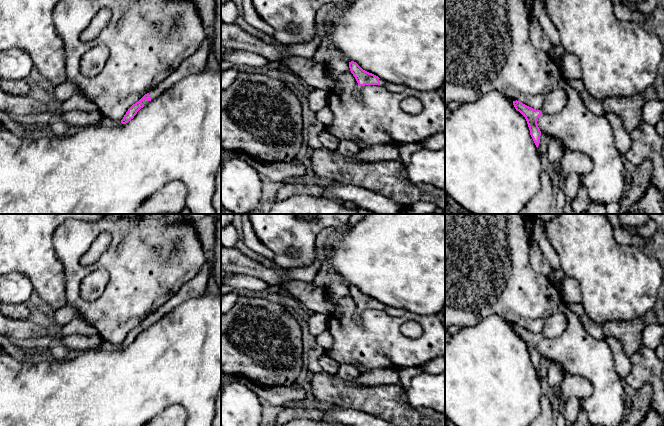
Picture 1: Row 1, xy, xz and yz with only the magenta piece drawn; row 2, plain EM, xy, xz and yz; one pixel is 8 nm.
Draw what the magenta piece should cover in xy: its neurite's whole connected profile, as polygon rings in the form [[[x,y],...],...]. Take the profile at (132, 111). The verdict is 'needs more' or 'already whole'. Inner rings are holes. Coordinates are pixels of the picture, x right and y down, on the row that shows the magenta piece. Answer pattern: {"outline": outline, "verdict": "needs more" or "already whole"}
{"outline": [[[208,31],[207,38],[203,41],[199,49],[193,53],[191,56],[186,58],[178,68],[173,71],[166,79],[161,81],[154,89],[152,89],[149,93],[145,94],[138,102],[133,104],[123,119],[121,120],[122,124],[128,123],[137,112],[147,105],[150,101],[156,99],[165,93],[170,87],[175,85],[178,81],[187,77],[191,74],[197,73],[201,71],[207,63],[207,59],[209,53],[211,51],[211,43],[212,43],[212,34]]], "verdict": "needs more"}

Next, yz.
{"outline": [[[513,101],[513,105],[517,111],[519,111],[526,119],[530,135],[538,148],[540,143],[541,131],[538,127],[537,121],[542,114],[540,110],[533,109],[520,101]]], "verdict": "already whole"}

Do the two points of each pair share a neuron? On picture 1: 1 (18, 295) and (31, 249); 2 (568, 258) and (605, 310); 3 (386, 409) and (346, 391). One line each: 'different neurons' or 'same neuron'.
1: different neurons
2: same neuron
3: same neuron

